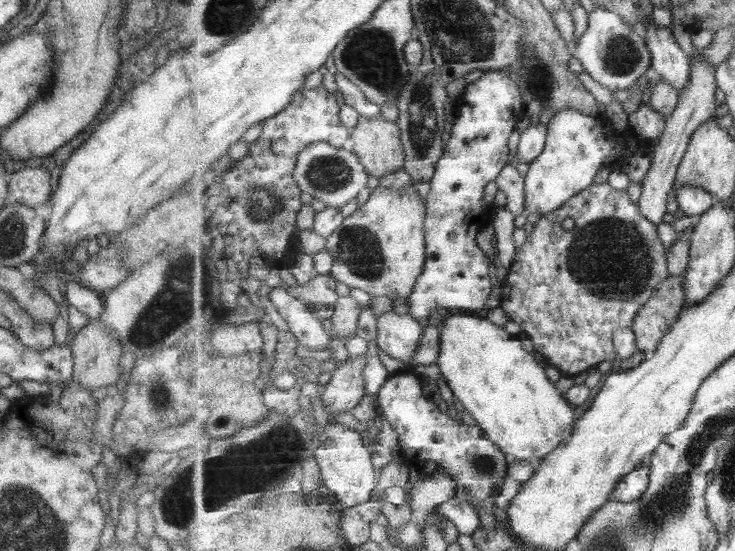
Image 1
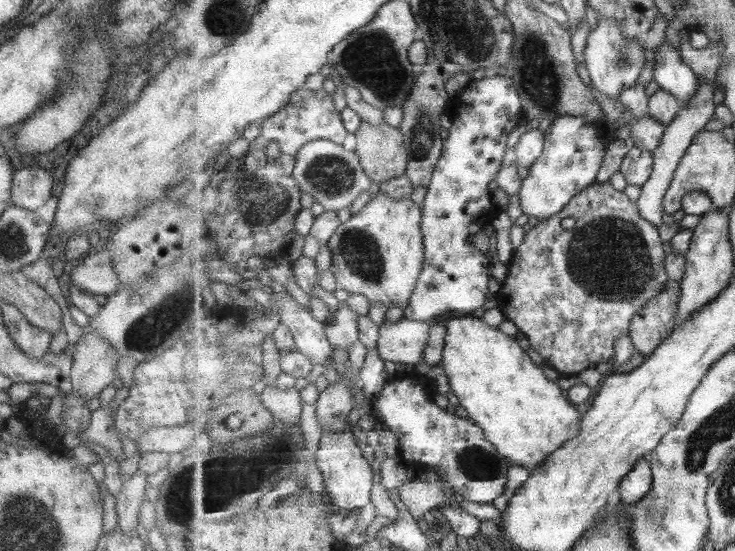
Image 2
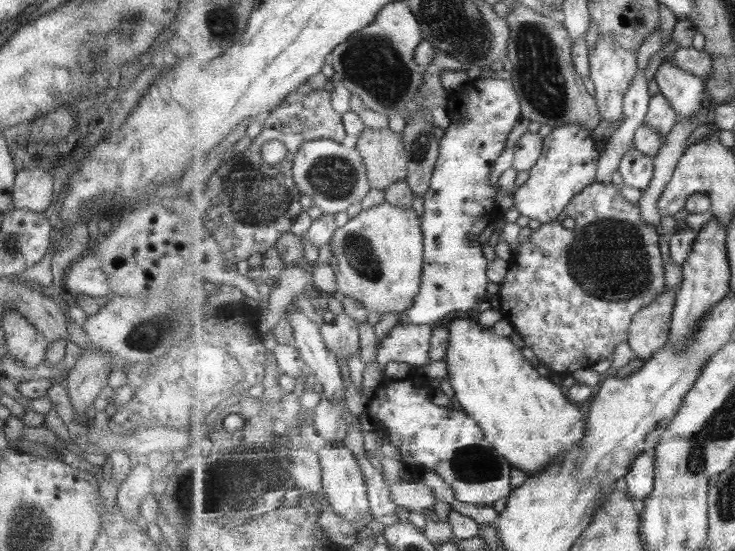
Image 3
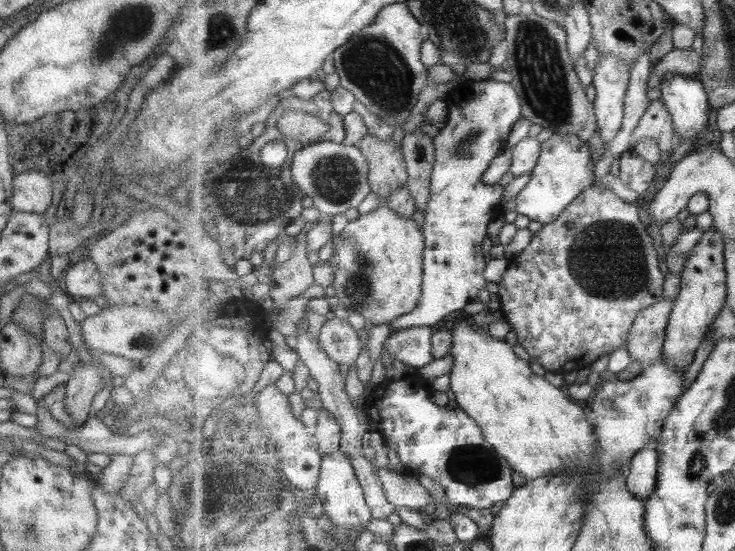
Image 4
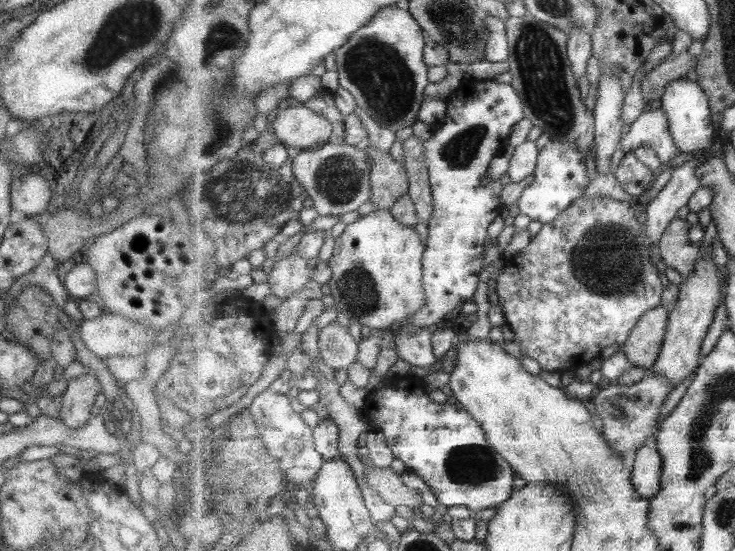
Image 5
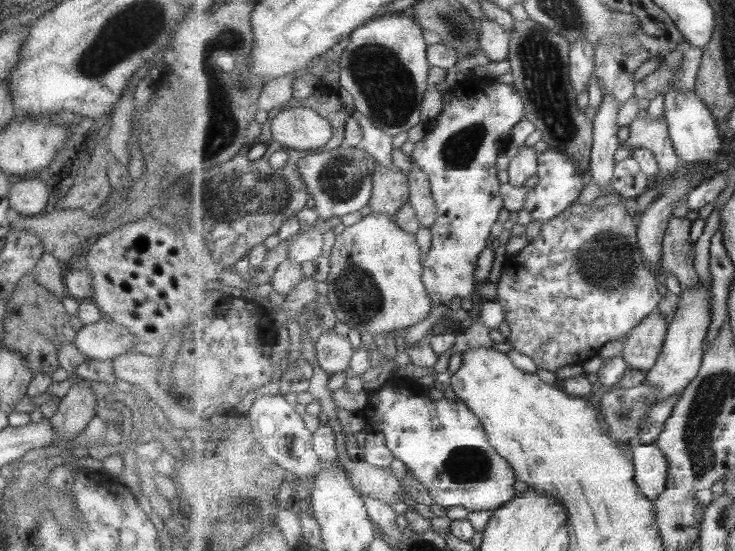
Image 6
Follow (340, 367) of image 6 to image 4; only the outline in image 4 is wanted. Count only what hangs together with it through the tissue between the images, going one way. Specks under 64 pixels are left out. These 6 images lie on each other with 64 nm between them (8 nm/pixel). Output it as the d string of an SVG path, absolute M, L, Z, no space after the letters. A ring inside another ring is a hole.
M335 317L327 320L319 333L319 348L337 364L353 364L361 356L361 340L348 322Z

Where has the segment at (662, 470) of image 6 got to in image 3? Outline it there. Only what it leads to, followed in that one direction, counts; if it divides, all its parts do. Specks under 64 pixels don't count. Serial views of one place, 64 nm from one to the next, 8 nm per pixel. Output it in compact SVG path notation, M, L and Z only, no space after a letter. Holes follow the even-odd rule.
M652 451L639 455L629 474L624 476L627 495L636 502L638 512L644 508L644 502L654 492L655 457Z

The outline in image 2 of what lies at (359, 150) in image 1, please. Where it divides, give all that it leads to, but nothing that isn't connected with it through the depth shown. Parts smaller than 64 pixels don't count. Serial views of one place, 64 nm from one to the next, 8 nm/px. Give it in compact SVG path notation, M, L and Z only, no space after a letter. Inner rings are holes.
M363 122L355 134L355 151L365 173L379 185L408 172L408 148L400 128Z

